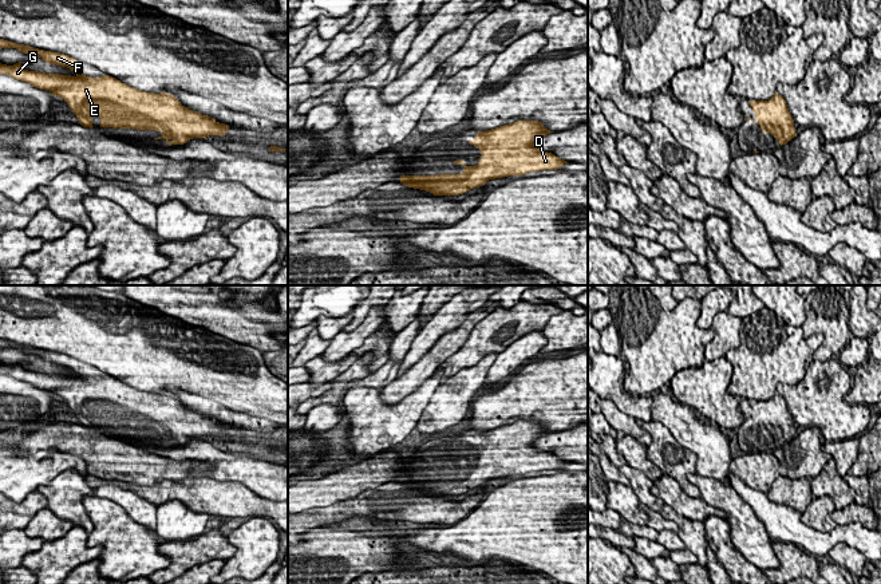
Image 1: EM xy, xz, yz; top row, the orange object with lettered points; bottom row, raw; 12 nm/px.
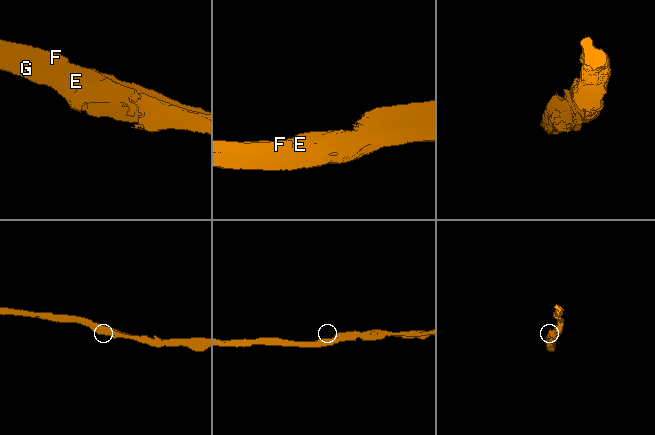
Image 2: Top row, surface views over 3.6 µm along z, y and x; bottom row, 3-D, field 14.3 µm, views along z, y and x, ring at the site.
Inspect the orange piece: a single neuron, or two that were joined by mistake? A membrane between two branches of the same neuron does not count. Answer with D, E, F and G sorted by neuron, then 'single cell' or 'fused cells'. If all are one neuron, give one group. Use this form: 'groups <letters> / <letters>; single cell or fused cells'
groups D E F G; single cell

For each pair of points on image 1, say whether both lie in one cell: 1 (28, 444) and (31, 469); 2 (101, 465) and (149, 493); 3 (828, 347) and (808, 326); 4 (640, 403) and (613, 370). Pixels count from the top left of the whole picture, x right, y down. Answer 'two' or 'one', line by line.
1: two
2: two
3: one
4: one

